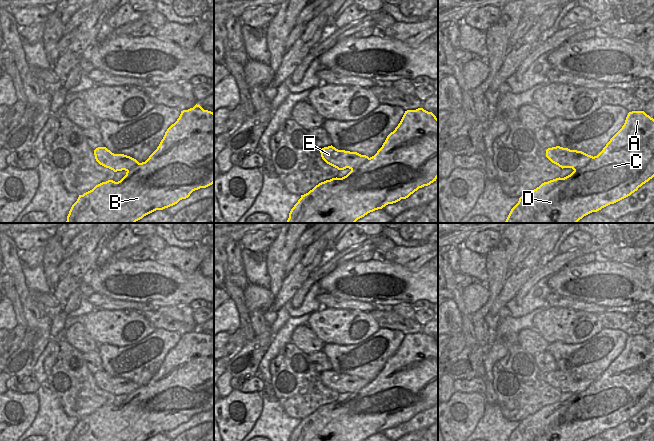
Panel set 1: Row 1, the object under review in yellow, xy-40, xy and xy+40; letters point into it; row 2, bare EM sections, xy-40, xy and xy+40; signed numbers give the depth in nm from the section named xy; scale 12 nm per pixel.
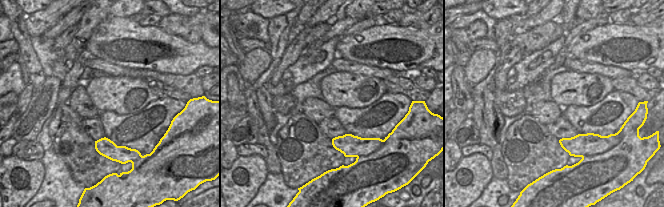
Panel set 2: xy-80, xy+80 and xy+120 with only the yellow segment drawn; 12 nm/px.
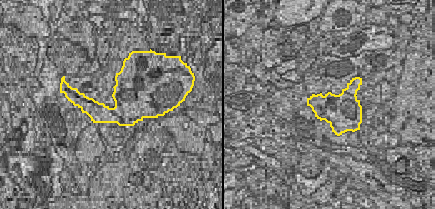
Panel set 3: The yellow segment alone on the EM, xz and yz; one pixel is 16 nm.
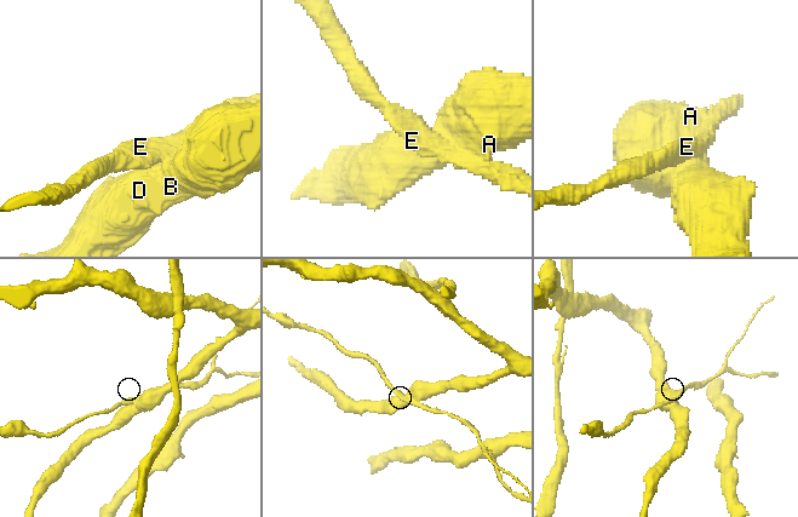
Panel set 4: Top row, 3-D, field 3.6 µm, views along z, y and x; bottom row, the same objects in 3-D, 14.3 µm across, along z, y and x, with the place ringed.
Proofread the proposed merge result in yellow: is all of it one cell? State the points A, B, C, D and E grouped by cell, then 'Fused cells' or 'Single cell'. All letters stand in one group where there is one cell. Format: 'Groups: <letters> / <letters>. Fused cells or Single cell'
Groups: A B C D / E. Fused cells.

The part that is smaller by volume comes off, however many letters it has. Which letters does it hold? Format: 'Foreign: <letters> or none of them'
Foreign: E

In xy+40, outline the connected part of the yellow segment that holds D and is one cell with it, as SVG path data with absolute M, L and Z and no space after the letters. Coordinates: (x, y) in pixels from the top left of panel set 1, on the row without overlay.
M644 335L629 336L622 352L610 363L603 374L582 392L576 392L564 402L542 407L519 422L508 441L584 441L614 428L638 414L654 401L654 343Z

